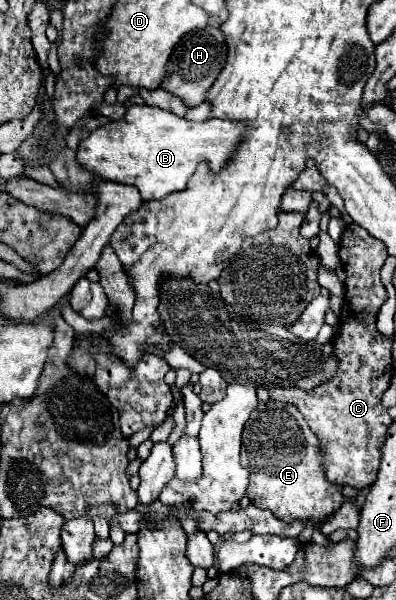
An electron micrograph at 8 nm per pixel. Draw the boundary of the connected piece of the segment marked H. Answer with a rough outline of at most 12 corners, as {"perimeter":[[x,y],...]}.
{"perimeter":[[220,29],[188,33],[160,87],[196,107],[226,63]]}

